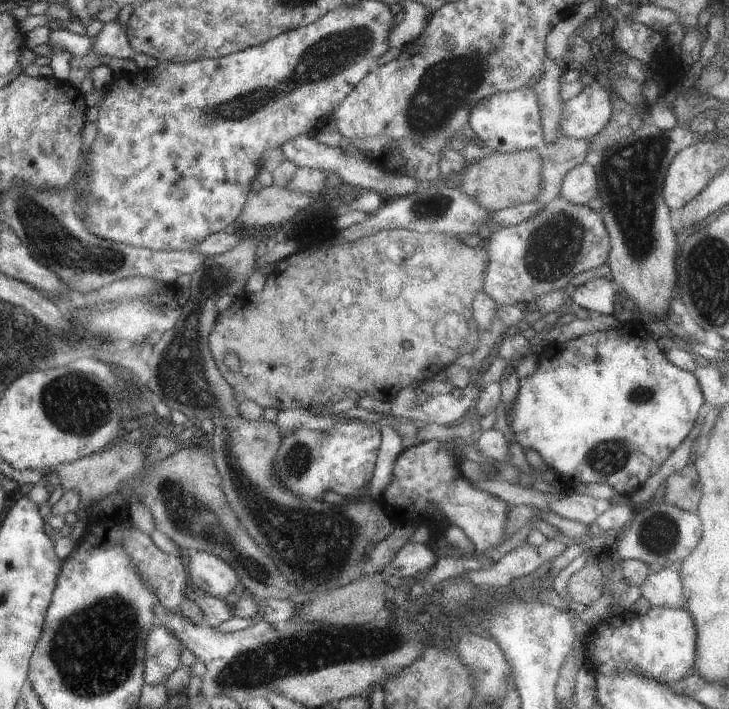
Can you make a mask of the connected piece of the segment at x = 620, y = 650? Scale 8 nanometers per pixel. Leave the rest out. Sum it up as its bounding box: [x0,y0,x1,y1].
[584,606,695,684]

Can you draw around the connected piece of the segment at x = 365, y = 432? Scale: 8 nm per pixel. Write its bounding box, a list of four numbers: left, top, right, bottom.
[271,419,379,500]

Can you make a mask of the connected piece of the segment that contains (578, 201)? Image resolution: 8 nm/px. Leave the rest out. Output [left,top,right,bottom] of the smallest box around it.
[558,159,597,206]

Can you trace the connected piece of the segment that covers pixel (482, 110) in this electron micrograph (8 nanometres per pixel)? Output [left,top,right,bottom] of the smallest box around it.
[467,87,541,152]

